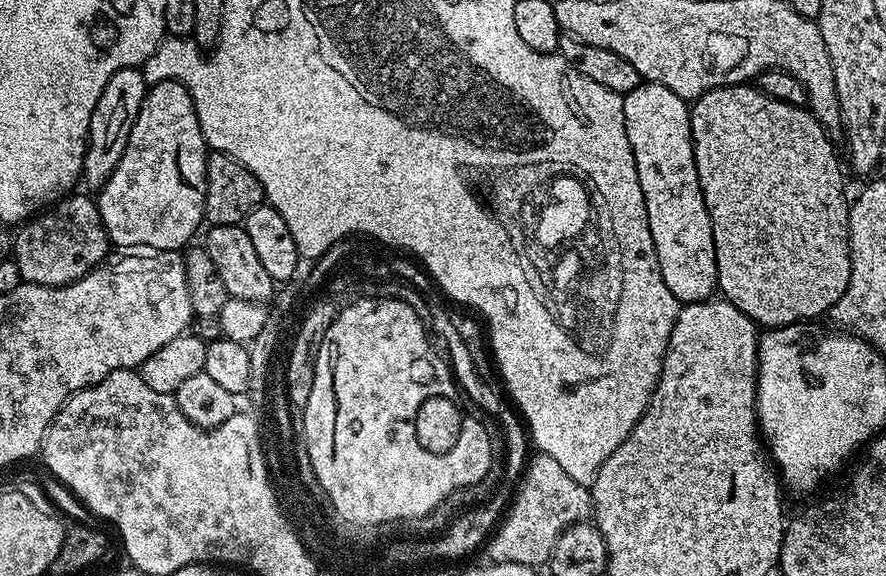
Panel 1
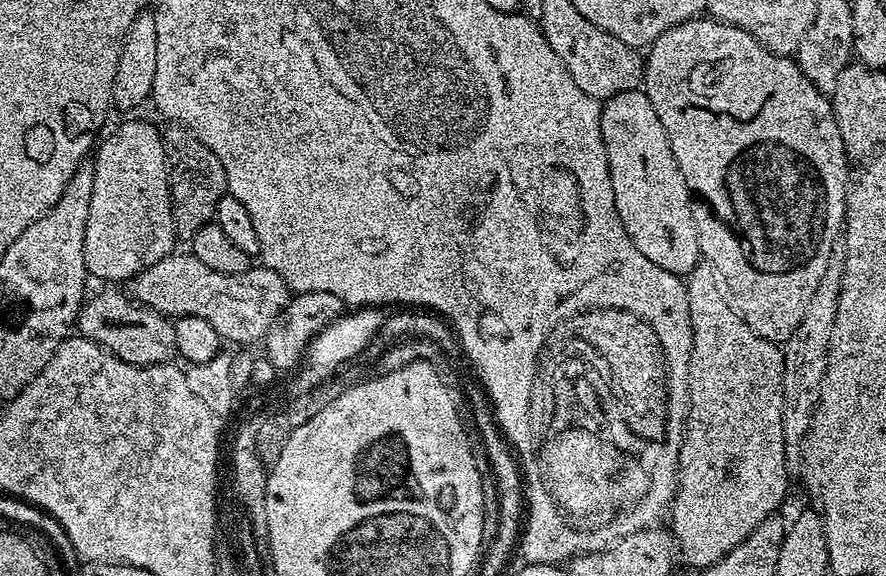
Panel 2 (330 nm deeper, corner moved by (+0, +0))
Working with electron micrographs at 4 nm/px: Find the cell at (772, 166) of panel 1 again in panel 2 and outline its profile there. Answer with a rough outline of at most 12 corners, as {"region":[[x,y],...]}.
{"region":[[711,18],[647,49],[703,263],[798,330],[850,157],[795,59]]}

